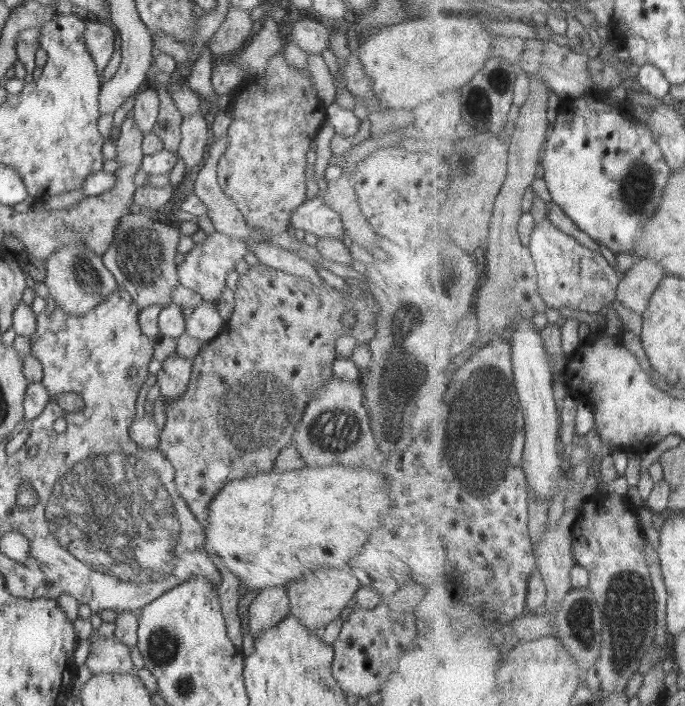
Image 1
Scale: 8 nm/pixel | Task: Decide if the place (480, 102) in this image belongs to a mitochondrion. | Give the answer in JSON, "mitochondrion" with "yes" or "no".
{"mitochondrion":"yes"}

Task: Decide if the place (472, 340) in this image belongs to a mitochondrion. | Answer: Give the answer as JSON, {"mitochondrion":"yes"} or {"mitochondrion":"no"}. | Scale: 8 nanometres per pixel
{"mitochondrion":"no"}

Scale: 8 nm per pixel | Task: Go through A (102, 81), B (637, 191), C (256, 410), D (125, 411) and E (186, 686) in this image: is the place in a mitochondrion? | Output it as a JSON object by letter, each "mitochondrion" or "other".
{"A":"other","B":"mitochondrion","C":"mitochondrion","D":"other","E":"mitochondrion"}

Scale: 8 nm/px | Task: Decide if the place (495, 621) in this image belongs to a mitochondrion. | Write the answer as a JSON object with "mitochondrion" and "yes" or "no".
{"mitochondrion":"no"}

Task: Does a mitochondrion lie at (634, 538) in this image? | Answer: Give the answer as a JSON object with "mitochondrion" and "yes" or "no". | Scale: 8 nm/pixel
{"mitochondrion":"no"}

